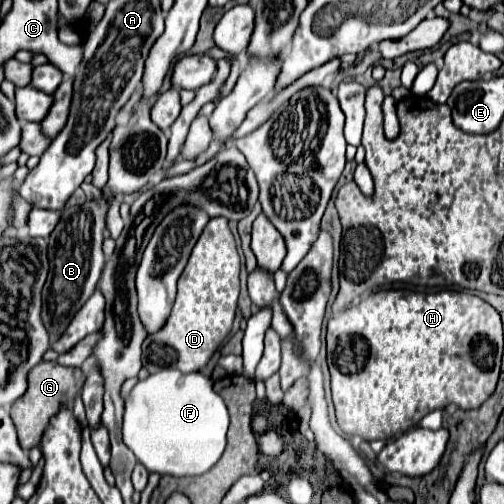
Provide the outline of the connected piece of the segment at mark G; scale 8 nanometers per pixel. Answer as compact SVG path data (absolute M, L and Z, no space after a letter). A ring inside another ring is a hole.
M41 362L29 372L29 388L11 406L11 418L15 422L17 434L19 434L19 444L23 450L31 450L39 446L43 430L47 428L47 422L63 408L63 406L73 406L73 400L77 394L81 394L81 388L85 384L85 374L81 368L67 368L57 362Z

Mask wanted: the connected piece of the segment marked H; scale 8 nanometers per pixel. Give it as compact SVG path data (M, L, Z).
M409 290L373 292L327 324L327 360L337 424L347 436L357 434L373 442L399 436L417 426L431 410L449 404L475 410L495 392L501 374L501 354L503 328L499 312L473 294L455 290L437 294Z

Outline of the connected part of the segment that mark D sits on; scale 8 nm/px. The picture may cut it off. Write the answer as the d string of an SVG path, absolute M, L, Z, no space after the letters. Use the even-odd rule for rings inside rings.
M211 218L197 240L191 258L179 278L179 292L165 326L143 342L143 366L155 374L161 368L199 372L231 332L239 298L241 260L227 218Z

